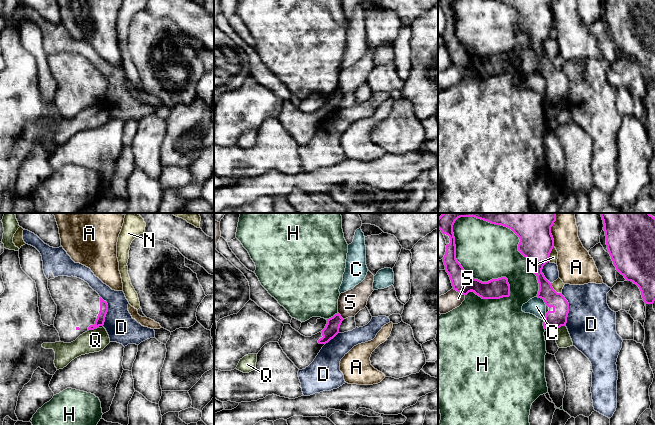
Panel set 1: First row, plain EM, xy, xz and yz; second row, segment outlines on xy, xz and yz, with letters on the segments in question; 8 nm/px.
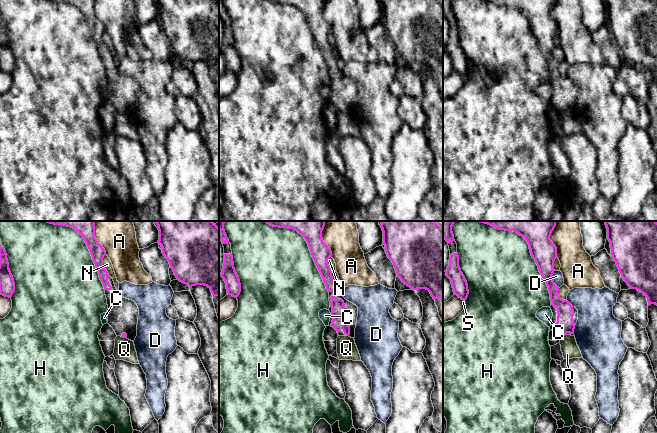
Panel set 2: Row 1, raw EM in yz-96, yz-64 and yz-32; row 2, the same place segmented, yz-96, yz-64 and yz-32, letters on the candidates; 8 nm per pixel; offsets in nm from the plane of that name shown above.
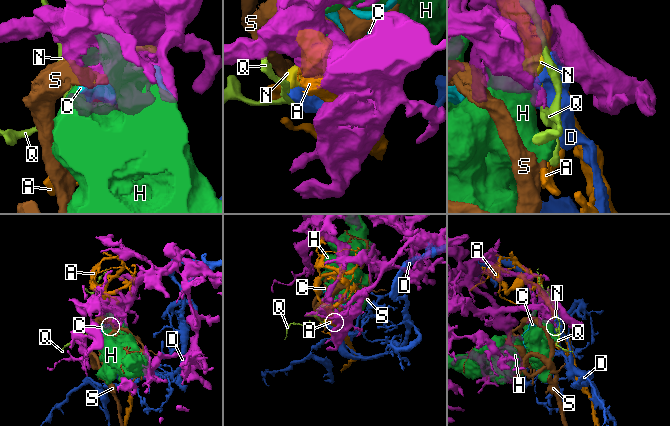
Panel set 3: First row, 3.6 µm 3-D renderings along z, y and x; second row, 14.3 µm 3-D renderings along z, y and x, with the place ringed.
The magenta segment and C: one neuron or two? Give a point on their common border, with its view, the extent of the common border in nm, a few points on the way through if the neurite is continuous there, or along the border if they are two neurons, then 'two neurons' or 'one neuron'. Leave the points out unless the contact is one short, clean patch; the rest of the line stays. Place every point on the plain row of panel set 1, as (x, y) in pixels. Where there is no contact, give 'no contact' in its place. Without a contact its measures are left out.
contact yz (542, 74); length 100 nm; two neurons

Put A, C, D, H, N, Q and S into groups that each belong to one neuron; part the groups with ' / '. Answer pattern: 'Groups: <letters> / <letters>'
Groups: A / C / D / H / N / Q / S

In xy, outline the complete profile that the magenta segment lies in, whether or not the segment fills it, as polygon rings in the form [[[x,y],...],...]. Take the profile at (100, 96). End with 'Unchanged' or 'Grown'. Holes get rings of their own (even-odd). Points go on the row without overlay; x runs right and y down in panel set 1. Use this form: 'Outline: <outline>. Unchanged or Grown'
Outline: [[[58,52],[48,56],[48,65],[57,81],[54,103],[61,118],[71,119],[83,109],[103,103],[108,80],[87,58]]]. Grown

